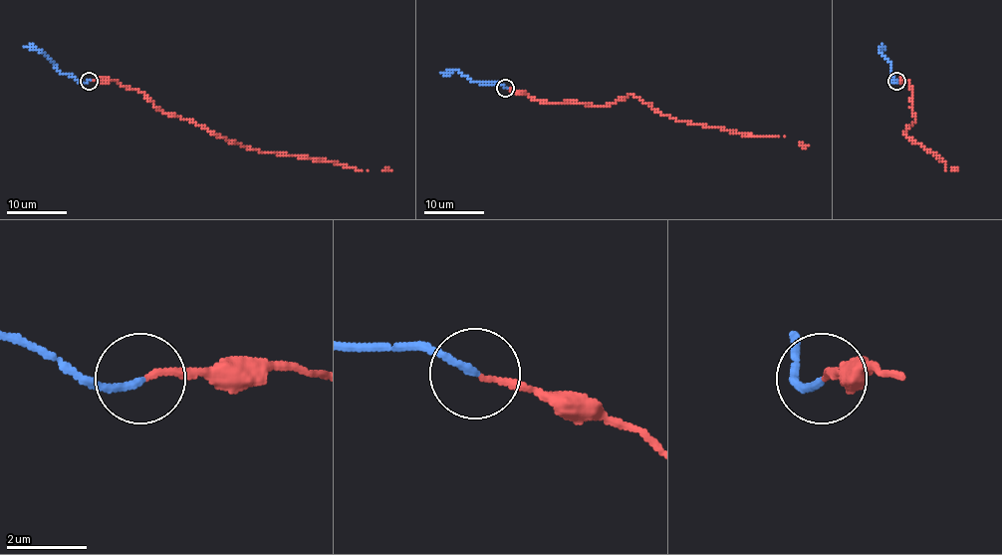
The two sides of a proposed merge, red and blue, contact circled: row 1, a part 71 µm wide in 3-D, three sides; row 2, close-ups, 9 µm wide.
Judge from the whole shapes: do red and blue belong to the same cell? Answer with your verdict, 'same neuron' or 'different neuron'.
different neuron

